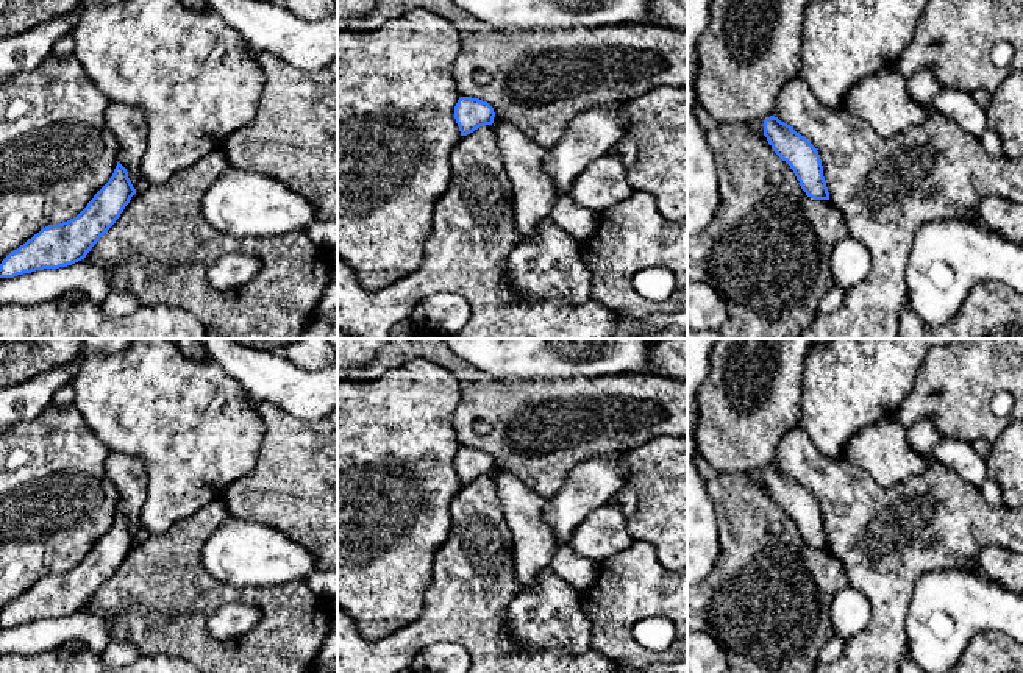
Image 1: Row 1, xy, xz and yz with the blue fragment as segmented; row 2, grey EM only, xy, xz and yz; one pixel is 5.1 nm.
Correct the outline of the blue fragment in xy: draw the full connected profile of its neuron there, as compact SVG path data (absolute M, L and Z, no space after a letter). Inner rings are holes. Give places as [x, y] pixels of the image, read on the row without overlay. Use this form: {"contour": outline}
{"contour": "M117 512L109 531L73 568L48 575L11 601L0 614L0 628L72 615L86 607L136 543L127 518Z"}

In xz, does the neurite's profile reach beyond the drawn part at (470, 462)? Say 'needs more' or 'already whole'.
already whole

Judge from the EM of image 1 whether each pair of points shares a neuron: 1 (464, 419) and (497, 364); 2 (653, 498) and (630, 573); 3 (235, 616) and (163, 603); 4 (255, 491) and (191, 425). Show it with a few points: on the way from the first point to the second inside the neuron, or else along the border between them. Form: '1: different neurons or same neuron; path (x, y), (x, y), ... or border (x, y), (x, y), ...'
1: different neurons; border (459, 356), (494, 378), (527, 380)
2: different neurons; border (634, 539), (648, 542), (664, 567)
3: different neurons; border (252, 605), (225, 603), (210, 619), (208, 631)
4: different neurons; border (260, 444), (255, 466), (235, 480), (220, 497)

